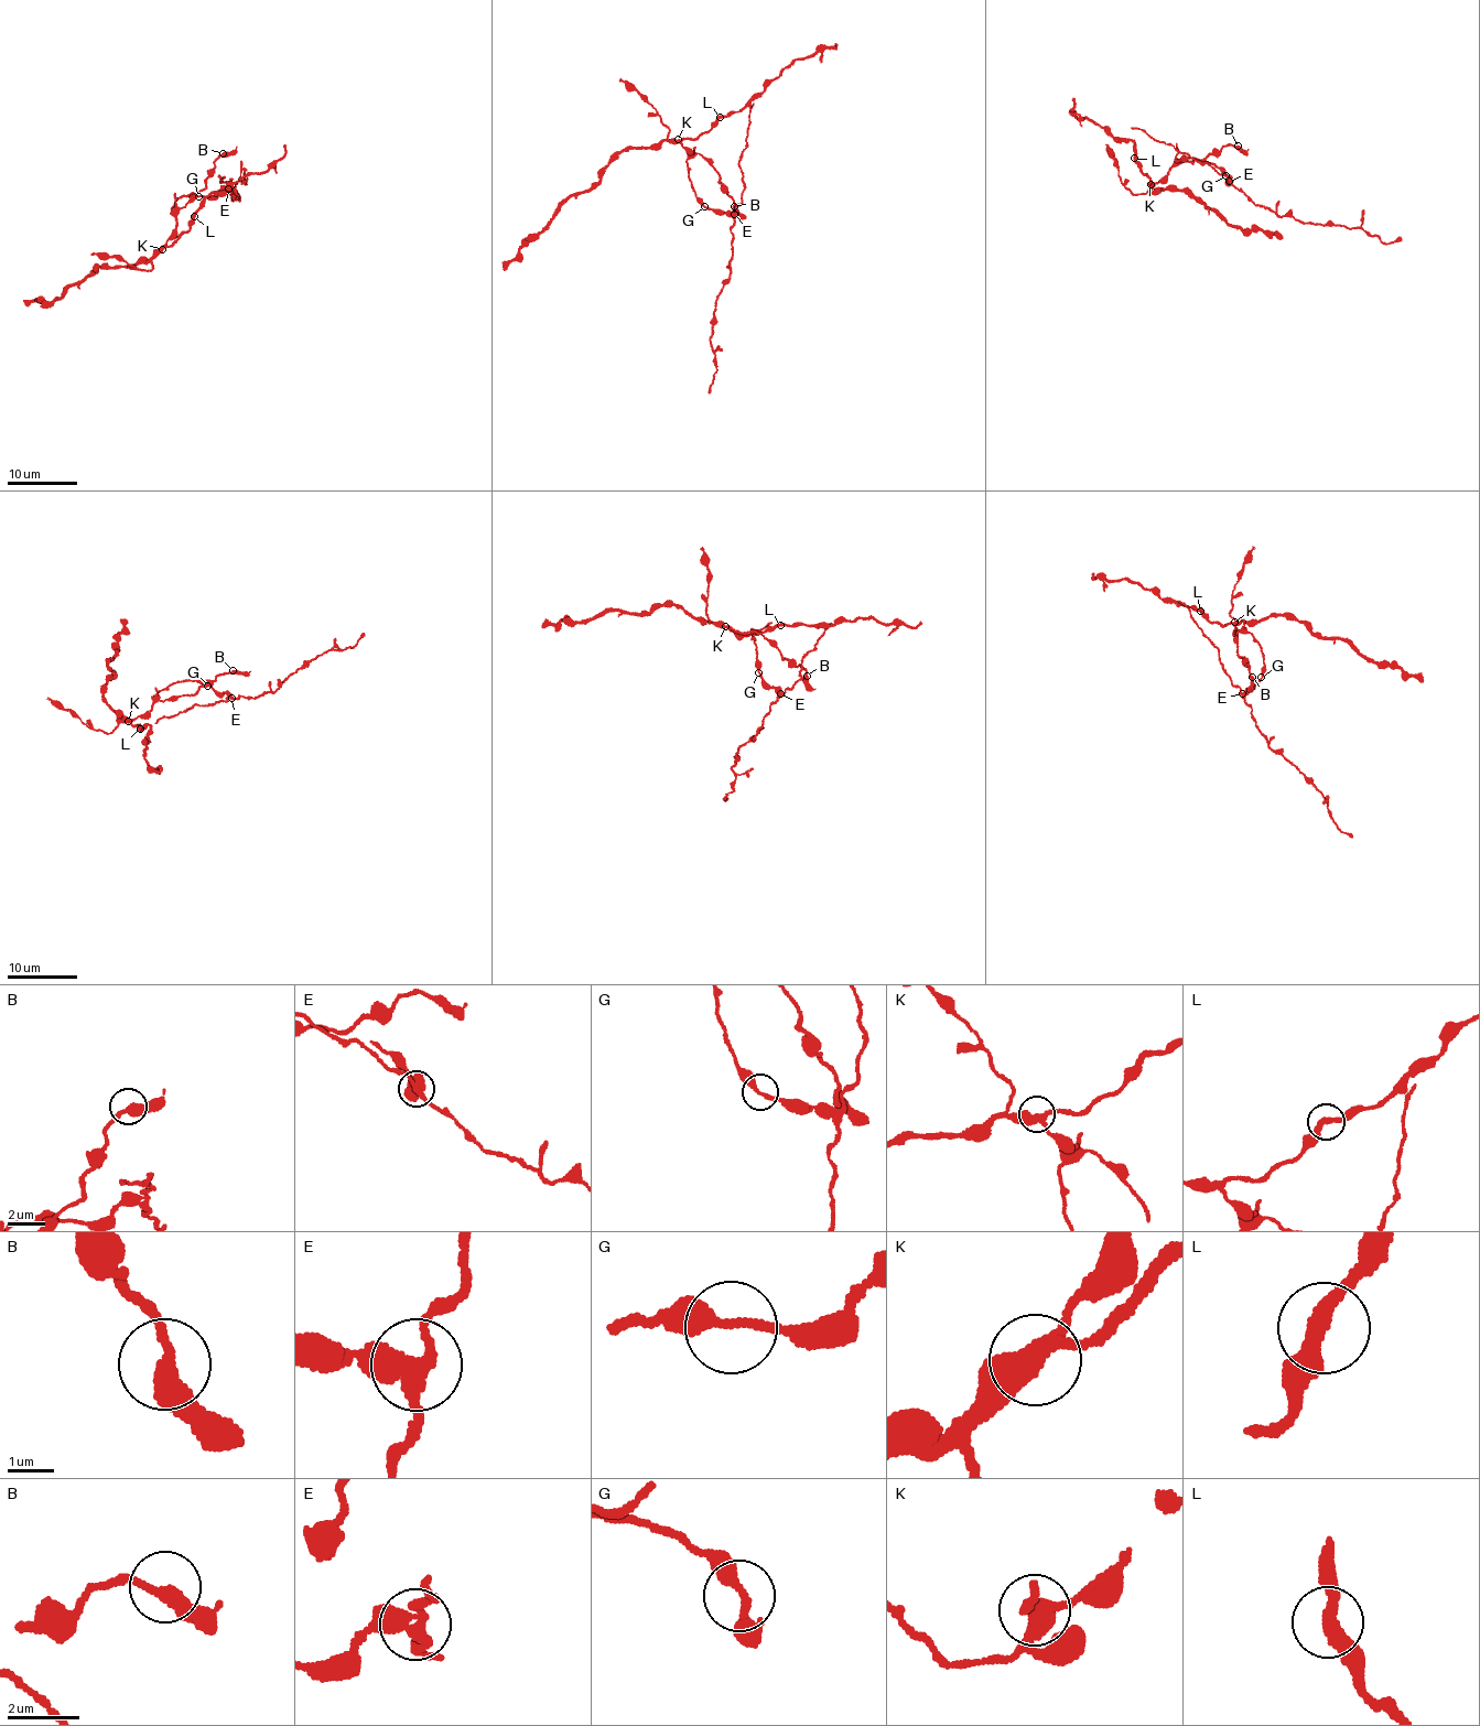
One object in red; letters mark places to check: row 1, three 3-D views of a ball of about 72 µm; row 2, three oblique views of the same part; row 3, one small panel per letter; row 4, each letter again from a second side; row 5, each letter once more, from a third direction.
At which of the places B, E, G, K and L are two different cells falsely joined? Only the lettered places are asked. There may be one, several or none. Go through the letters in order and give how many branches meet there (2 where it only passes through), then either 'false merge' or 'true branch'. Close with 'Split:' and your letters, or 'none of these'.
B: 2 branches meet; true branch
E: 3 branches meet; false merge
G: 2 branches meet; true branch
K: 3 branches meet; true branch
L: 2 branches meet; true branch
Split: E

